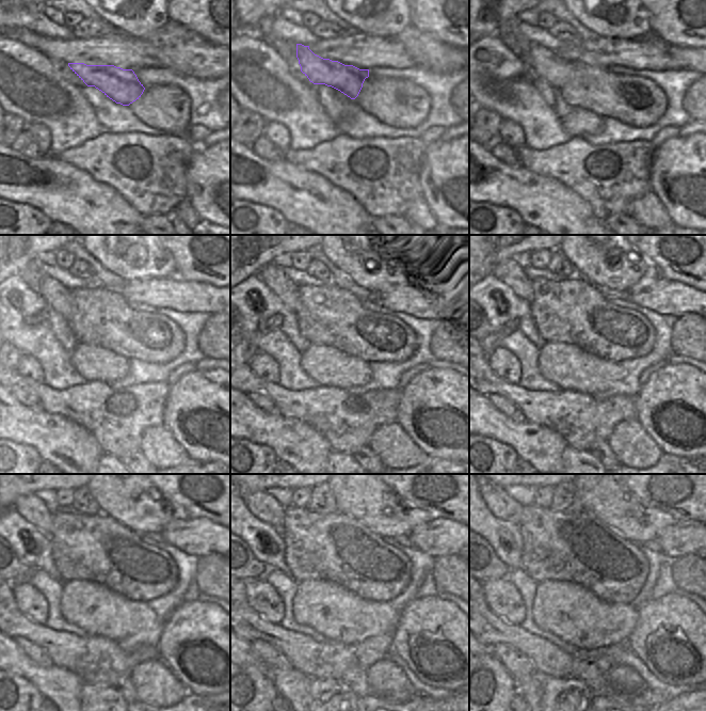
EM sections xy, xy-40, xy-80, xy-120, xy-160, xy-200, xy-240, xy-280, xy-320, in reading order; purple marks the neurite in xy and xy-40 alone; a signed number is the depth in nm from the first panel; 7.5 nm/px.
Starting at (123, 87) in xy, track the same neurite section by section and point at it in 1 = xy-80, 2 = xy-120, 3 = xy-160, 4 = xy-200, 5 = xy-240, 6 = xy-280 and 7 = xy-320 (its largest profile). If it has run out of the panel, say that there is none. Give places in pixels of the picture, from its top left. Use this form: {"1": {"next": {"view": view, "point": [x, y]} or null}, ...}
{"1": {"next": {"view": "xy-80", "point": [545, 64]}}, "2": {"next": {"view": "xy-120", "point": [58, 298]}}, "3": {"next": {"view": "xy-160", "point": [272, 275]}}, "4": {"next": {"view": "xy-200", "point": [508, 271]}}, "5": {"next": {"view": "xy-240", "point": [32, 509]}}, "6": {"next": {"view": "xy-280", "point": [262, 505]}}, "7": {"next": {"view": "xy-320", "point": [502, 506]}}}

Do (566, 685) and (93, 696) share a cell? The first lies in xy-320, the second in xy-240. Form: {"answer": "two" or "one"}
{"answer": "one"}

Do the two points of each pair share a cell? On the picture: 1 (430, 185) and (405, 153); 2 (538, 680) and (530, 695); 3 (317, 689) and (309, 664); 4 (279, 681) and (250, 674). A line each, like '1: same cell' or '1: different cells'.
1: different cells
2: same cell
3: different cells
4: different cells

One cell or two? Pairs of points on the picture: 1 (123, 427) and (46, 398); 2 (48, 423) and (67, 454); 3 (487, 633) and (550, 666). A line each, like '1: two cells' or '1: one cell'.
1: one cell
2: one cell
3: one cell

